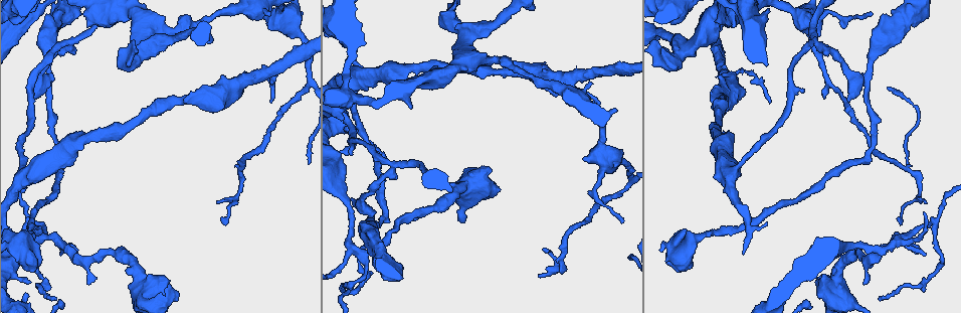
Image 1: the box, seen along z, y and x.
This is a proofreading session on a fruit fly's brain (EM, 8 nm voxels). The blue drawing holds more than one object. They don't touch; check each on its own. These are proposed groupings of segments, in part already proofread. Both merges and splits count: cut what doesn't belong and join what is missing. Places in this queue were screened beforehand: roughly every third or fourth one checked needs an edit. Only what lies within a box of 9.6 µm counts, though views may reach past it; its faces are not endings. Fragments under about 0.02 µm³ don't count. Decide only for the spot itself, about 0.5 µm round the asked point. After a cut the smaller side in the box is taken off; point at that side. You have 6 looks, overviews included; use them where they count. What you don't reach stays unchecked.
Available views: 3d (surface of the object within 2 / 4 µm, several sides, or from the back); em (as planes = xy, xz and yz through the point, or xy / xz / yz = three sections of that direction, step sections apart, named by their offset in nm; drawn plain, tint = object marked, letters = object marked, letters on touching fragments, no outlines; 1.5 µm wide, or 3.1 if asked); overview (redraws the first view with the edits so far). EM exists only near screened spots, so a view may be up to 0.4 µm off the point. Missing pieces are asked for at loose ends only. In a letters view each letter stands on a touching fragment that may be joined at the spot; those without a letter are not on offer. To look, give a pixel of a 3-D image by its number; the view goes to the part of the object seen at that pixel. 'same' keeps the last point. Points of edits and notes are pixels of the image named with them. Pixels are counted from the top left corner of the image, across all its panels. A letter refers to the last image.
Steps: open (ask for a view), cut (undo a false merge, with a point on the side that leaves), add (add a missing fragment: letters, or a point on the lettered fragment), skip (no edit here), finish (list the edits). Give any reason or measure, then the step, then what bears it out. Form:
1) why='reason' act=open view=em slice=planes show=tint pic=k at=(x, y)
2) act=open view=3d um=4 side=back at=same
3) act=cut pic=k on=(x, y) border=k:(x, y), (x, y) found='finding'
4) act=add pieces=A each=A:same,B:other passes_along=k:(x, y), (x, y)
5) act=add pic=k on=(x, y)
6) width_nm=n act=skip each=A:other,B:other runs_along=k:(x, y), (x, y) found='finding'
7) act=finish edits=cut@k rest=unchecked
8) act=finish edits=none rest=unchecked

why='a fork' act=open view=em slice=planes show=tint pic=1 at=(349, 285)

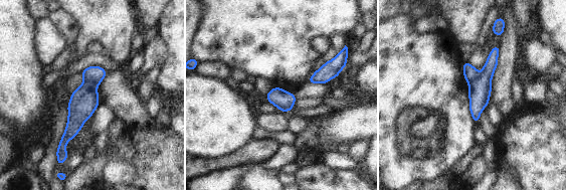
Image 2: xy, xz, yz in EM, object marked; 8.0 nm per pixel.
act=open view=em slice=planes show=letters at=same

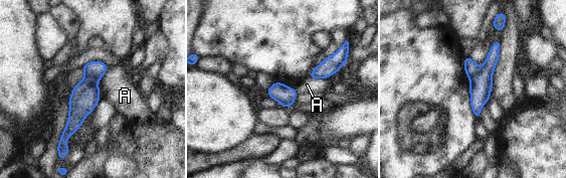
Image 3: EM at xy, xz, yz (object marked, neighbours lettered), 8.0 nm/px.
longest_contact=A:150nm act=cut pic=3 on=(84, 96) each=A:other part_leaving=3:(498, 43), (481, 83), (477, 114) found='a second cell is stuck on'

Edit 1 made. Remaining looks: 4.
why='an open end' act=open view=3d um=2 pic=1 at=(29, 283)

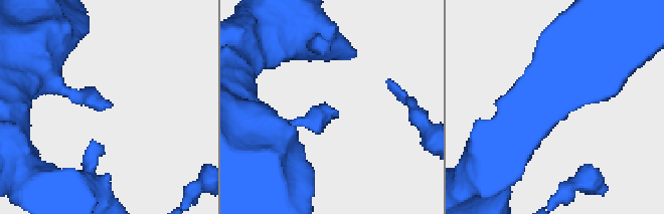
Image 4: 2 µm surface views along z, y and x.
act=open view=em slice=planes show=letters pic=4 at=(337, 115)

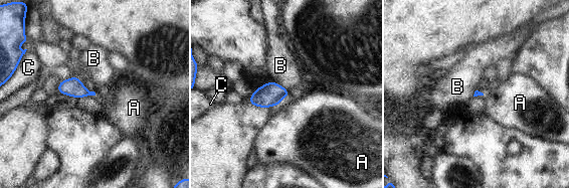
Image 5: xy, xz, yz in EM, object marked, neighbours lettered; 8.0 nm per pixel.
longest_contact=B:150nm act=skip each=A:other,B:other,C:other border=5:(279, 102), (274, 107) found='no lettered fragment goes on from it'

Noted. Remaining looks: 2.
why='branch point' act=open view=em slice=xy step=4 show=tint pic=1 at=(813, 41)

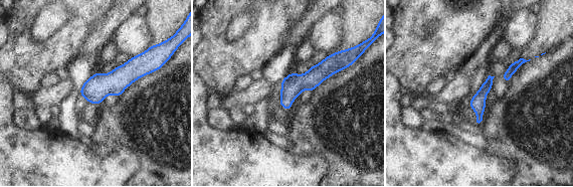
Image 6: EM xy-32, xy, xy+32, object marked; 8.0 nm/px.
act=open view=em slice=planes show=letters at=same

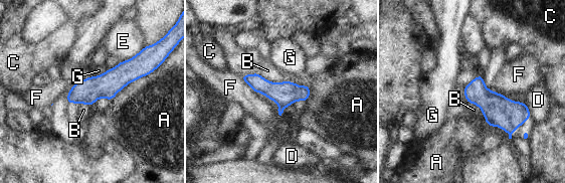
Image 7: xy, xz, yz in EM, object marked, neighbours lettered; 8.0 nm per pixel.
width_nm=190 act=skip each=A:other,B:other,C:other,D:other,E:other,F:other,G:other runs_along=7:(145, 71), (126, 71), (69, 100) found='continuous, no second cell'

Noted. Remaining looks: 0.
act=finish edits=cut@3 rest=unchecked

